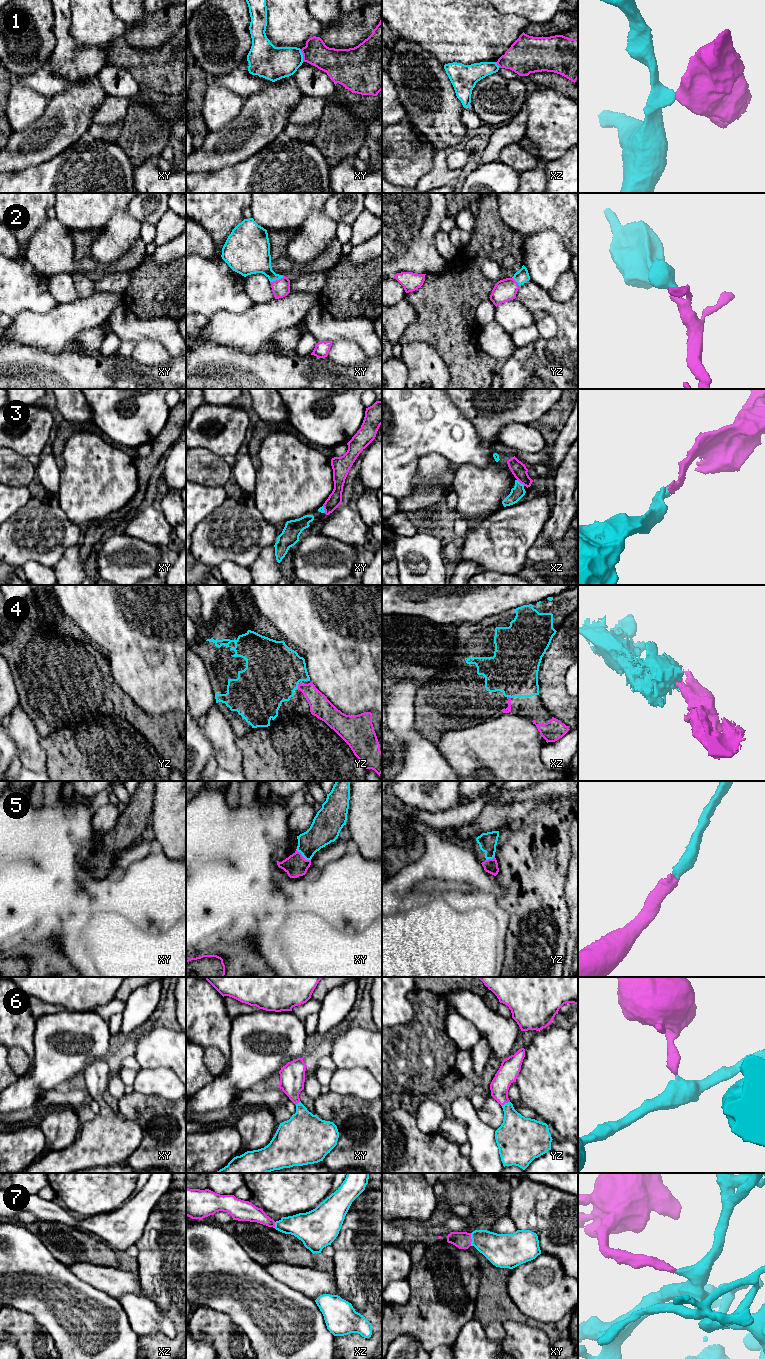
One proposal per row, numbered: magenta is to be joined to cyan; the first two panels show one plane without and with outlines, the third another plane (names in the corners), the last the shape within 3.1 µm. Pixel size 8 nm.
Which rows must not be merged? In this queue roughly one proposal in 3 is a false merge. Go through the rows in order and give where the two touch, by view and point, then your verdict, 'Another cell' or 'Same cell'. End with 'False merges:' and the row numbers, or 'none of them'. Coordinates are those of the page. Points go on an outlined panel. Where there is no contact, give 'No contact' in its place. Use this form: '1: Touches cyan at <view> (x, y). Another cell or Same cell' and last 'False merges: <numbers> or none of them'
1: Touches cyan at xy (302, 55). Another cell
2: Touches cyan at xy (277, 279). Same cell
3: Touches cyan at xz (520, 483). Same cell
4: Touches cyan at yz (297, 686). Same cell
5: Touches cyan at xy (303, 856). Same cell
6: Touches cyan at yz (505, 1103). Same cell
7: Touches cyan at xy (471, 1238). Same cell
False merges: 1

